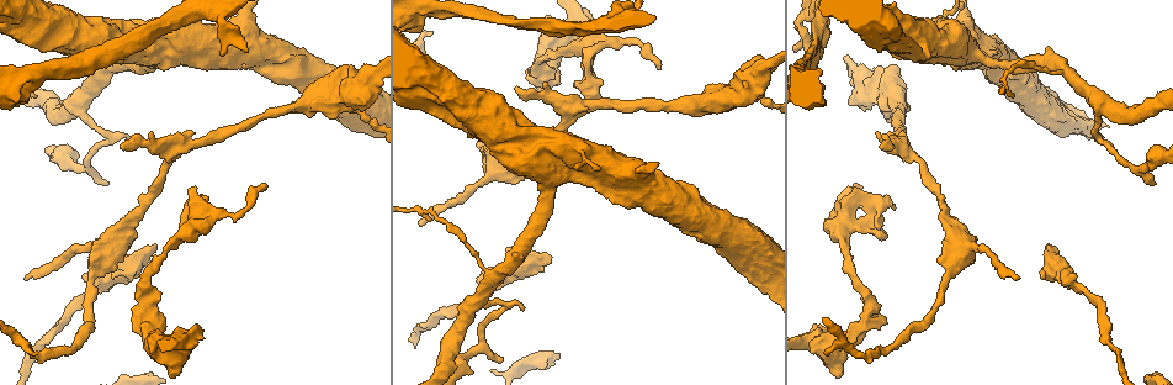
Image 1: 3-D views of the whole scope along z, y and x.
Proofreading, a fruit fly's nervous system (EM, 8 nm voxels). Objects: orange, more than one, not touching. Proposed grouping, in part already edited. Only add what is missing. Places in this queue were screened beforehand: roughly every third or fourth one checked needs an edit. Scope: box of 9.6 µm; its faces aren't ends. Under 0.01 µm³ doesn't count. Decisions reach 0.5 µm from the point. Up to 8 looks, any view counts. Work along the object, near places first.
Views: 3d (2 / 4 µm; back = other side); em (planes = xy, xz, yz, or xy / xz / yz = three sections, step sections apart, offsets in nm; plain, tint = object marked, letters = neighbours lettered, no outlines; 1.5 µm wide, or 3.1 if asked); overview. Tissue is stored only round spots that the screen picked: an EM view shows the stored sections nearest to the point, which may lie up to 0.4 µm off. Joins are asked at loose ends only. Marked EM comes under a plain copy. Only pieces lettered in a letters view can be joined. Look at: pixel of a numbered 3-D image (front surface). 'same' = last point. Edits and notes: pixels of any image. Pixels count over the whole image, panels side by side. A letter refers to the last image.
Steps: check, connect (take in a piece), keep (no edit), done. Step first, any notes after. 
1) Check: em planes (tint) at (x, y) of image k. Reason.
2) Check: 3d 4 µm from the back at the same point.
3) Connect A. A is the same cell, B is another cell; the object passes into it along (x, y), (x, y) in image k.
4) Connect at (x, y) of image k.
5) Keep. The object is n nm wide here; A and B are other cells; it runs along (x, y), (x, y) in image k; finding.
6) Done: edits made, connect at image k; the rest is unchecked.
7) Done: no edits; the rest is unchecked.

Check: 3d 2 µm at (109, 183) of image 1. An open end.

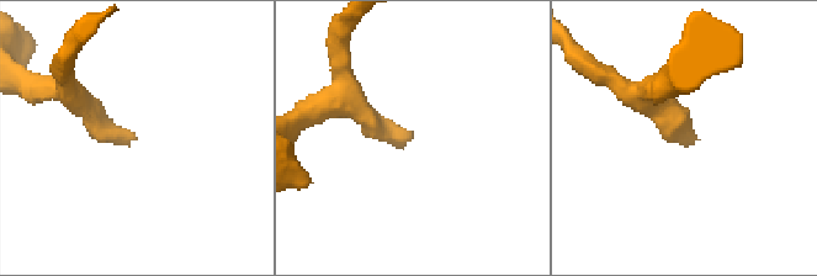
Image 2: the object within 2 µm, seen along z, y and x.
Check: em yz step 4 (tint) at (690, 139) of image 2. Now the EM.

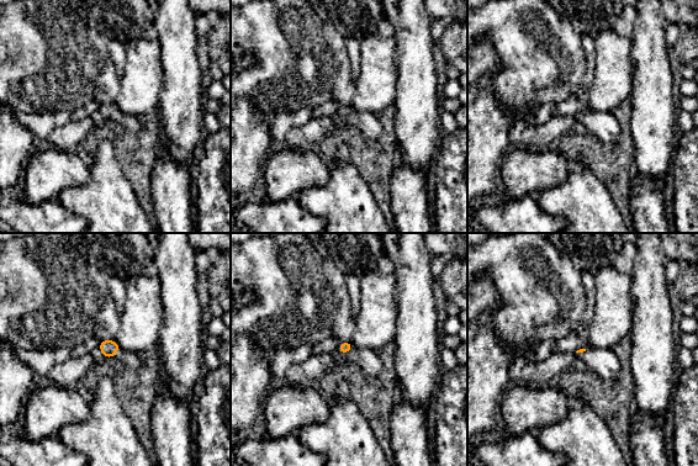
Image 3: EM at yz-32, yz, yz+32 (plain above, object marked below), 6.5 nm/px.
Check: em yz step 4 (letters) at the same point.

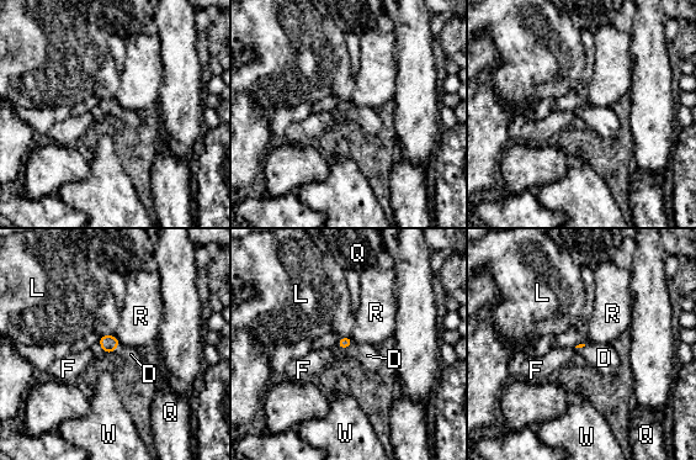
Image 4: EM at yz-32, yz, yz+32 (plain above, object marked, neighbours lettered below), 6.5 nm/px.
Connect D. The longest contact is with D, 110 nm; D is the same cell, F, L, Q, R and W are other cells; the object passes into it along (343, 342), (346, 347), (367, 355) in image 4; the neuron continues.

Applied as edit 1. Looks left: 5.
Check: em planes (letters) at (24, 279) of image 1. Thin end.

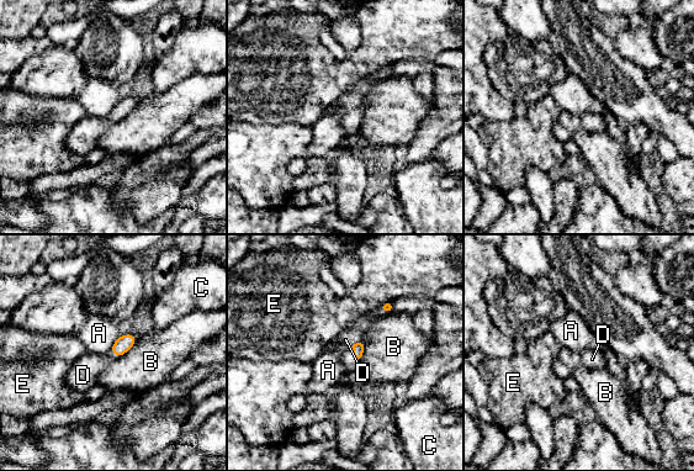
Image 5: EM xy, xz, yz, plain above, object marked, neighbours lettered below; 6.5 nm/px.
Connect D. D is the same cell, A, B, C and E are other cells; the object passes into it along (356, 348), (351, 350), (345, 339) in image 5; it goes on there.

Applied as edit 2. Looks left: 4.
Check: em yz step 4 (letters) at (659, 67) of image 1. Free end.

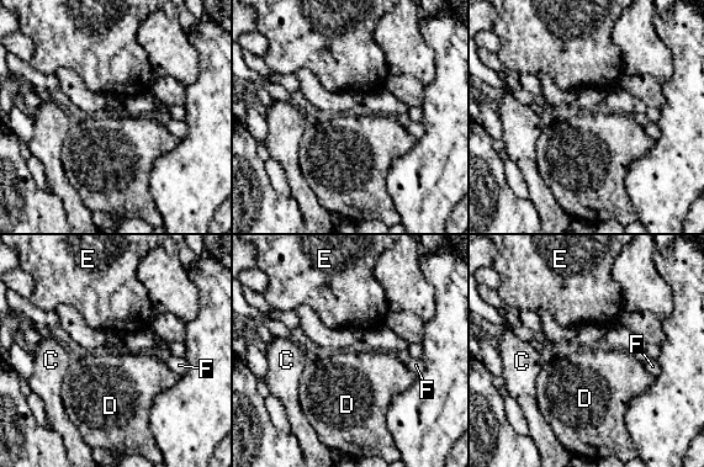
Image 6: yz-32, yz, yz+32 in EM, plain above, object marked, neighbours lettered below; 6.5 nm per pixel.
Check: em planes (letters) at the same point.

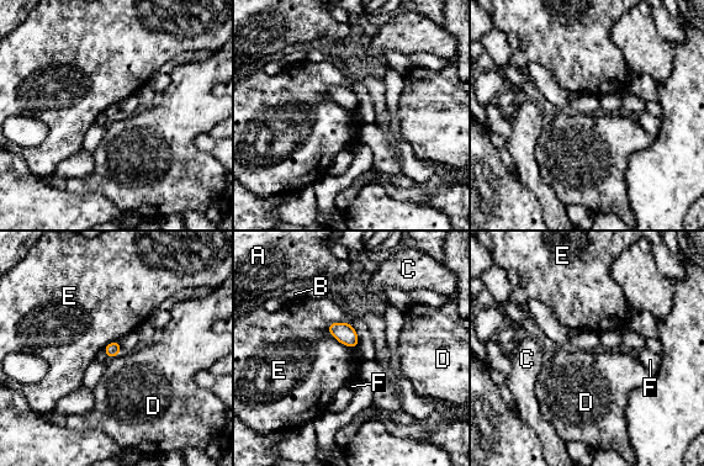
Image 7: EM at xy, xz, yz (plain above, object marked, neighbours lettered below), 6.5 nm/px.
Keep. A, B, C, D, E and F are other cells; a border runs along (121, 353), (109, 359) in image 7; none of them fits.

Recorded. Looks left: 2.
Done: edits made, connect at image 4, connect at image 5; the rest is unchecked.

